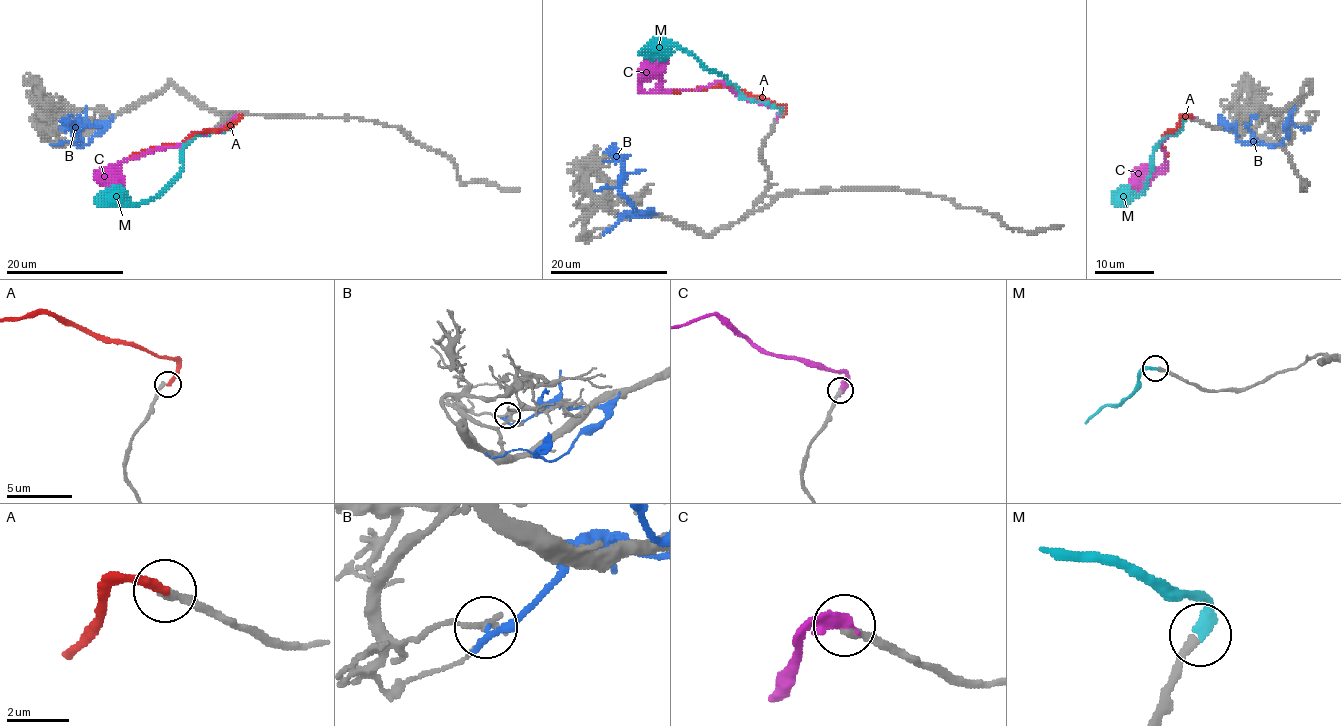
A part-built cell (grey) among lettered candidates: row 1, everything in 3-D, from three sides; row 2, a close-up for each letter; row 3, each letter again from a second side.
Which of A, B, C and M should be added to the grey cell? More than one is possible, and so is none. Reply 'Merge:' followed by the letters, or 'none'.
Merge: M

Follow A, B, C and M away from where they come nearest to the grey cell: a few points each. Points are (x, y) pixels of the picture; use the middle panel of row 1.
A: (781, 117), (782, 105), (753, 98), (726, 85), (674, 90)
B: (605, 229), (629, 213), (645, 216), (649, 211), (638, 213), (618, 189), (621, 163), (613, 147), (615, 142)
C: (778, 116), (778, 108), (741, 98), (720, 82), (663, 92), (660, 89), (660, 65), (649, 57)
M: (779, 116), (781, 110), (747, 99), (725, 76), (707, 70), (692, 55), (673, 45), (639, 54)

